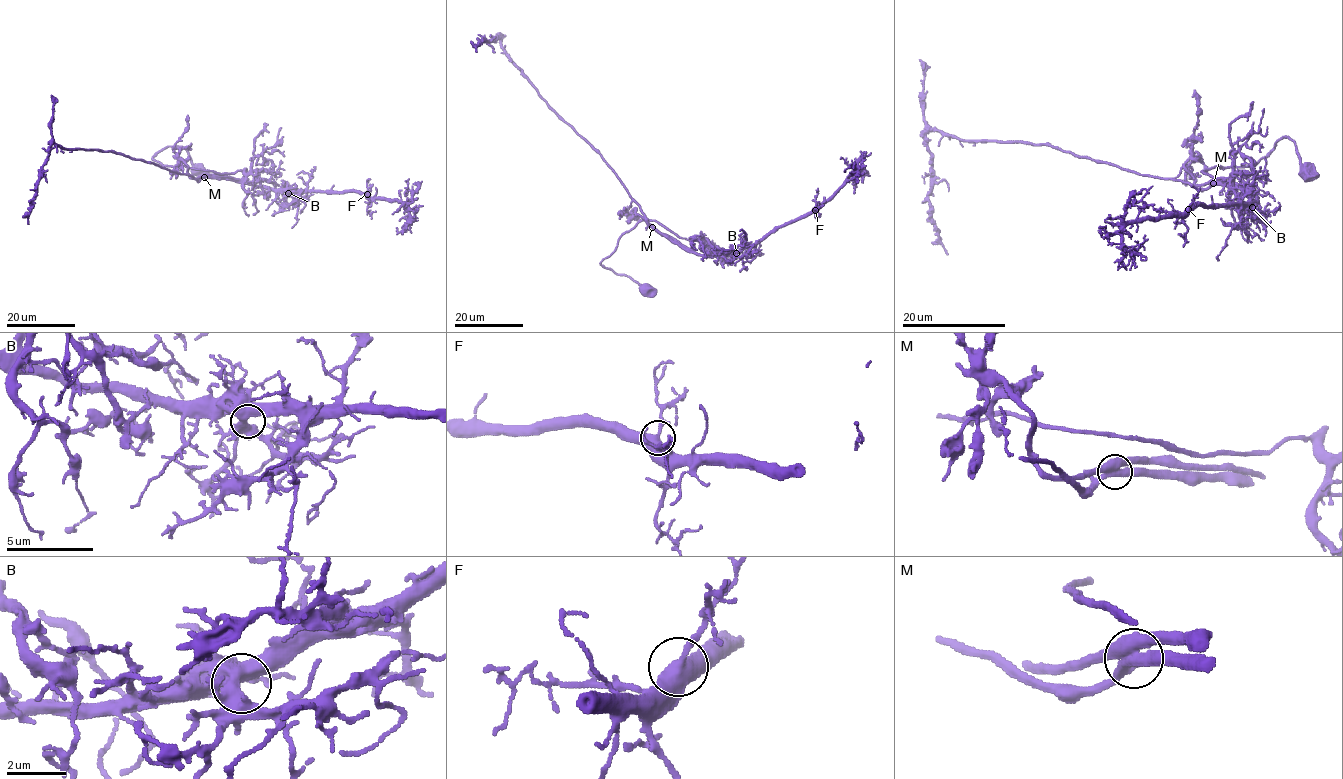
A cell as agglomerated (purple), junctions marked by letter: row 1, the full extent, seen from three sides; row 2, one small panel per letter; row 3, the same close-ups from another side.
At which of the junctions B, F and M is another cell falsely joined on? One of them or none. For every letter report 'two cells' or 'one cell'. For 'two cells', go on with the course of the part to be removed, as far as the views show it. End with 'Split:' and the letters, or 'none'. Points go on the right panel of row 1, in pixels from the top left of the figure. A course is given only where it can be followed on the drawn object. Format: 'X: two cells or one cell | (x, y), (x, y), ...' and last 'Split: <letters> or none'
B: one cell
F: one cell
M: two cells | (1212, 183), (1198, 188), (1045, 144), (961, 140), (930, 130), (930, 216), (948, 254)
Split: M

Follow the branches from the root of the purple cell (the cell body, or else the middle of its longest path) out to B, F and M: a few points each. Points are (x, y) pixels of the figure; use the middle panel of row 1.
B: (644, 291), (601, 264), (619, 238), (643, 220), (656, 221), (687, 238), (702, 256), (736, 253)
F: (644, 291), (601, 264), (643, 220), (687, 238), (695, 253), (725, 256), (815, 210)
M: (644, 291), (601, 262), (619, 238), (643, 220), (658, 221), (687, 238), (693, 249), (674, 244), (652, 227)

